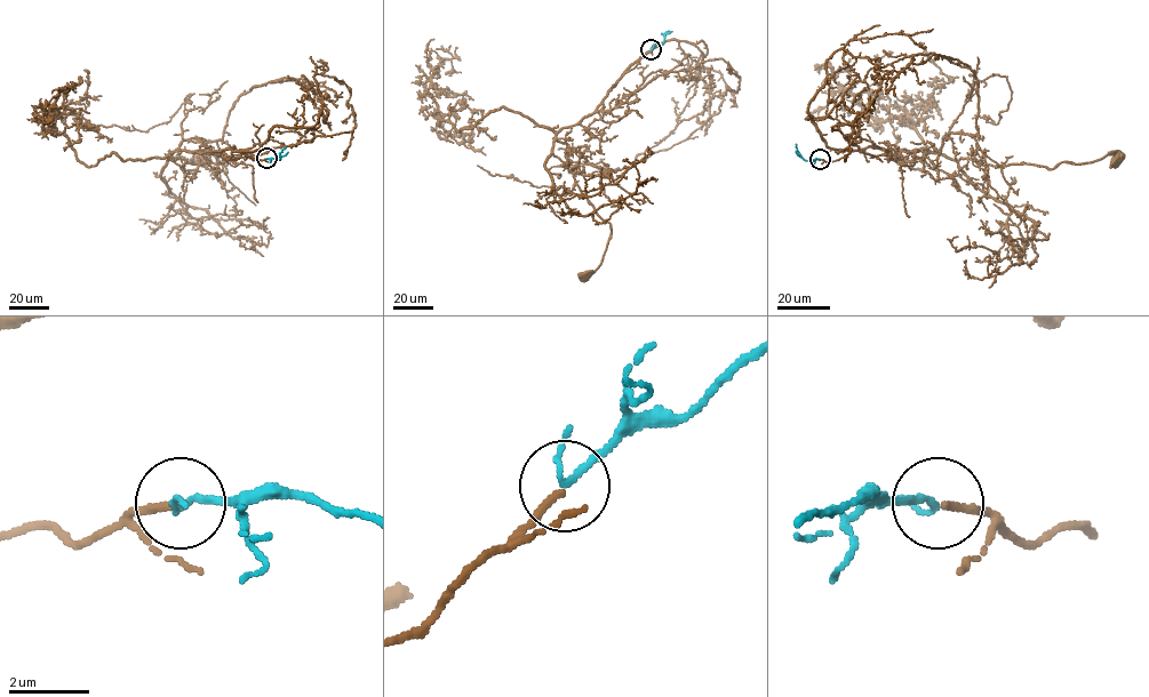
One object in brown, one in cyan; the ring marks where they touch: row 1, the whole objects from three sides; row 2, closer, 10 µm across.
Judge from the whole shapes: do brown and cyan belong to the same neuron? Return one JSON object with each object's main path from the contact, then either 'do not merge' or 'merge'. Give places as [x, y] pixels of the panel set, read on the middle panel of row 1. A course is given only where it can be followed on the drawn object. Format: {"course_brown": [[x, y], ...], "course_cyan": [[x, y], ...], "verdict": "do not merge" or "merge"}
{"course_brown": [[651, 50], [592, 113], [563, 127], [553, 143], [552, 153], [609, 224], [600, 264], [584, 274]], "course_cyan": [[651, 49], [670, 31]], "verdict": "merge"}

